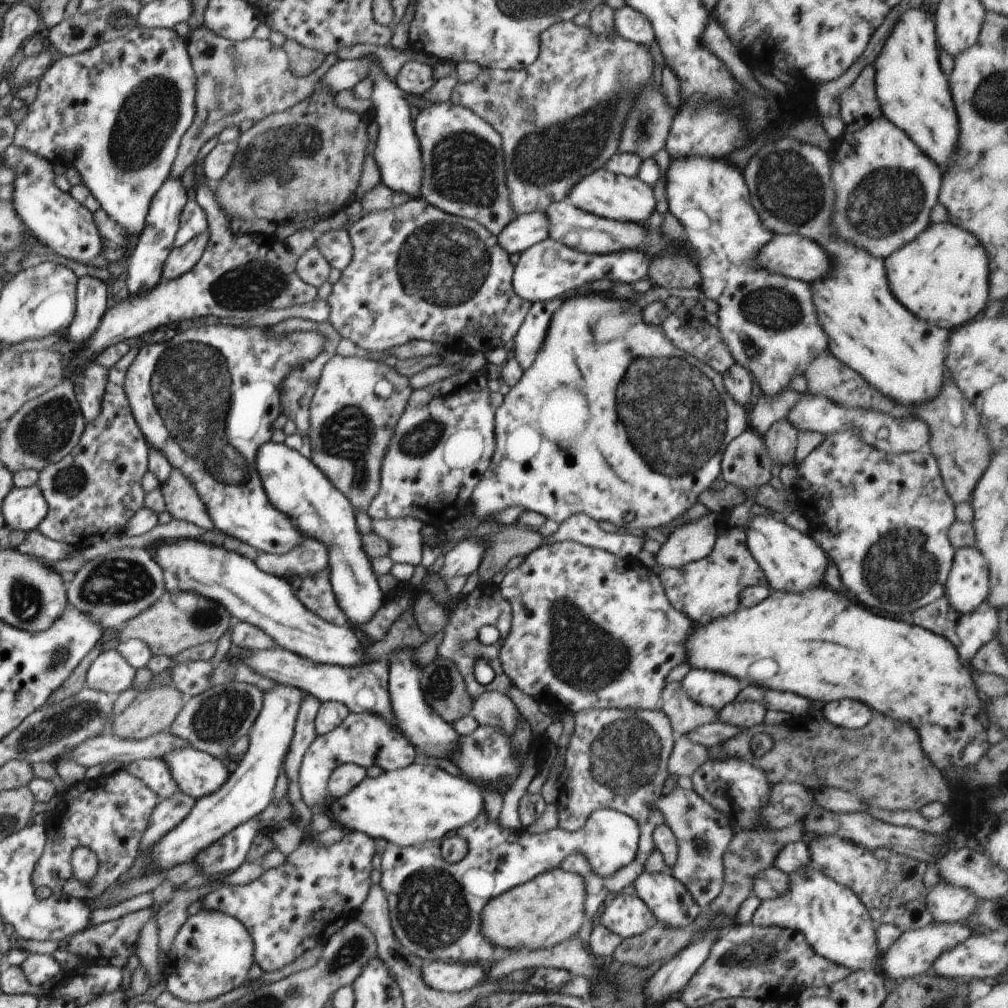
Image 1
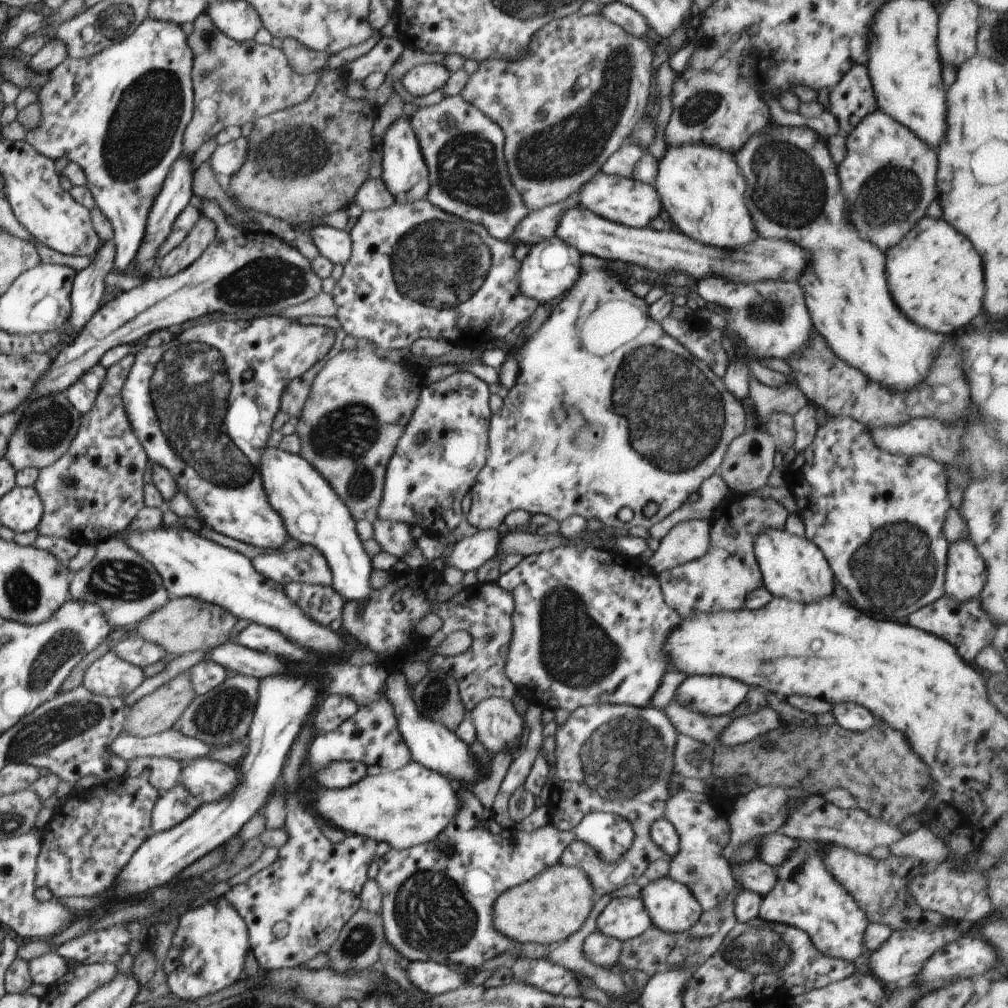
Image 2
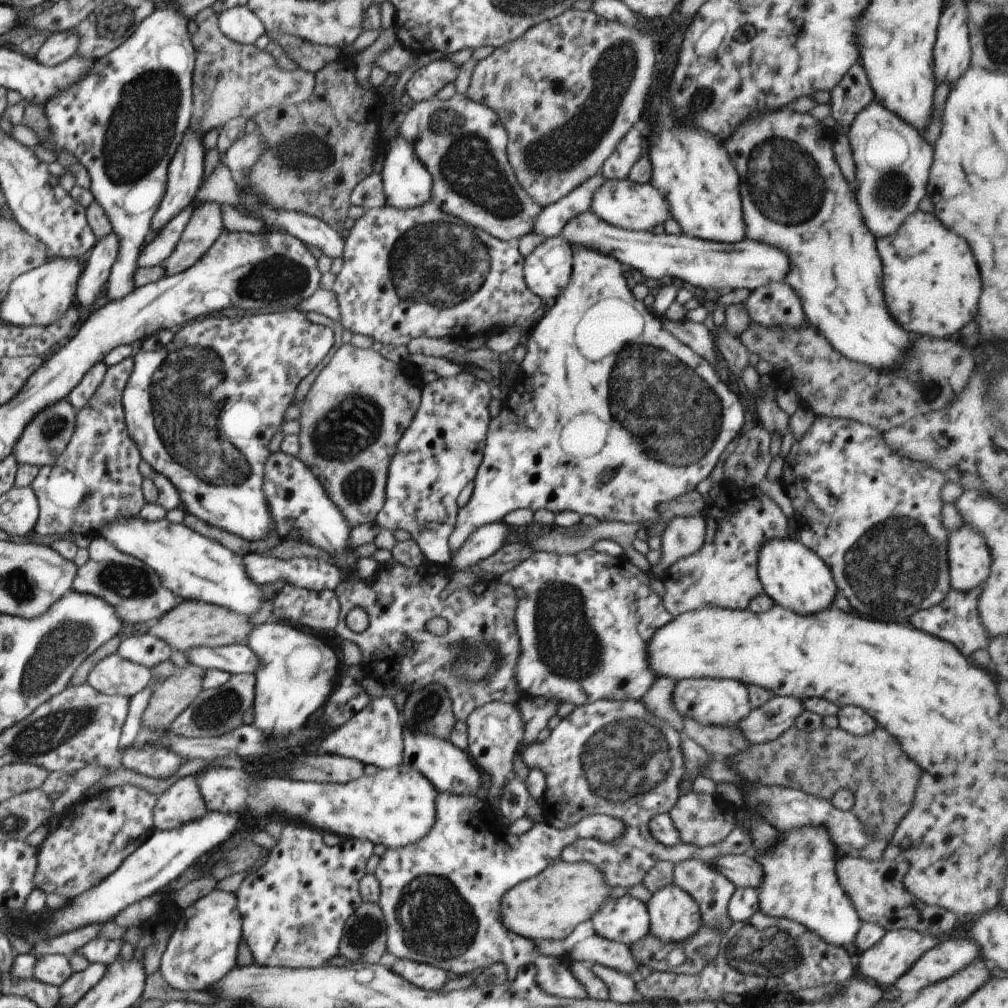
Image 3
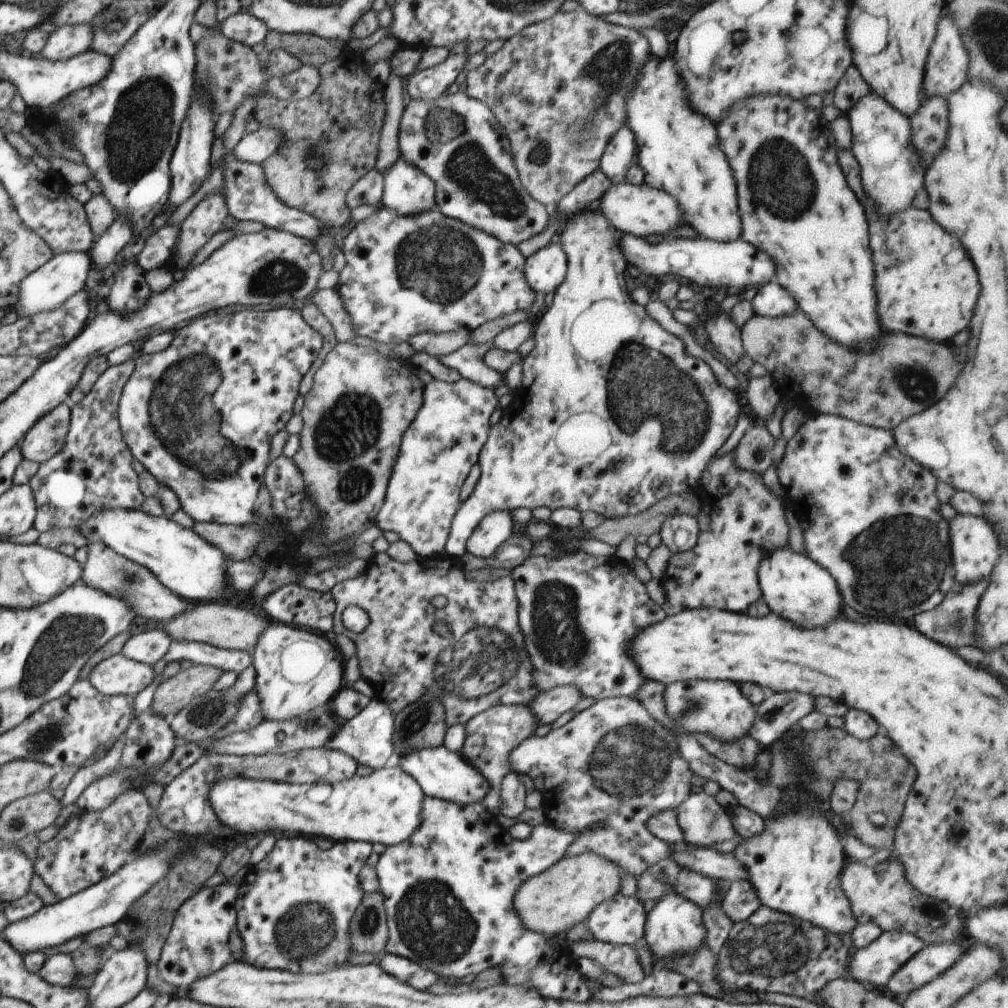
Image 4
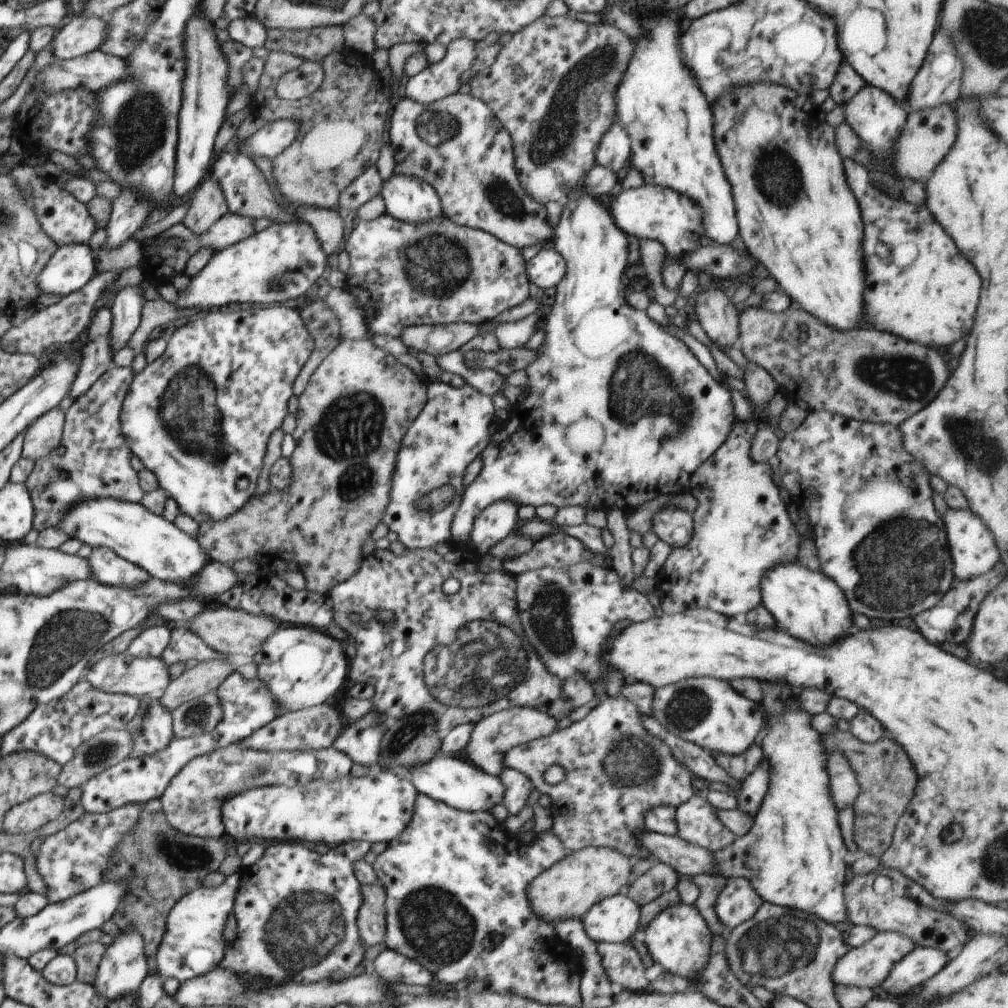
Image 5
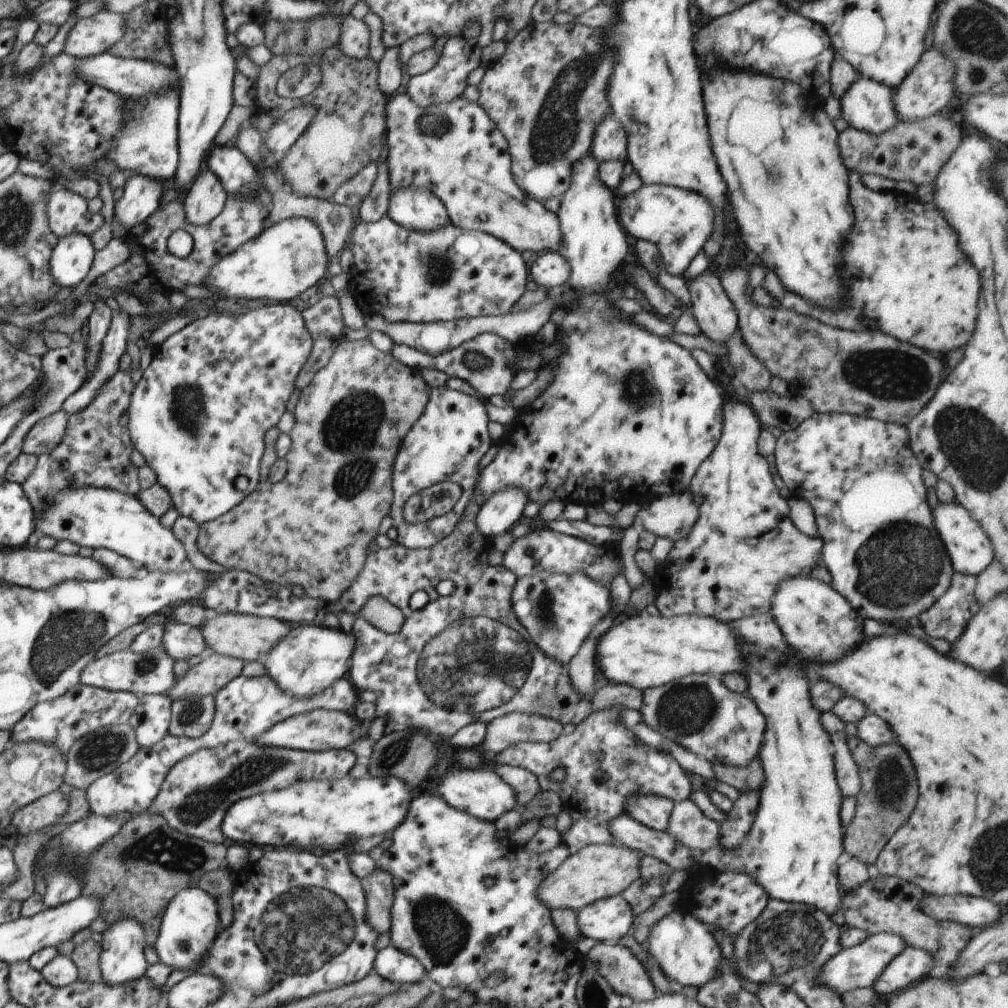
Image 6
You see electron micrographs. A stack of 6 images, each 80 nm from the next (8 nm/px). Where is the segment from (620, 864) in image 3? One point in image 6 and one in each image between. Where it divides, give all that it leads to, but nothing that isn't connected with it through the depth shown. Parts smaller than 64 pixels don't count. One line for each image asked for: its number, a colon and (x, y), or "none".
4: (606, 772)
5: (615, 771)
6: (604, 763)

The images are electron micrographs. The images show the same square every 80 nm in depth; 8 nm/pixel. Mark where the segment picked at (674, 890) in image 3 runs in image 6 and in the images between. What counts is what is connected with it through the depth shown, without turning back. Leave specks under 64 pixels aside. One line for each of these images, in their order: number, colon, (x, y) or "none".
4: (675, 924)
5: (678, 938)
6: (684, 948)

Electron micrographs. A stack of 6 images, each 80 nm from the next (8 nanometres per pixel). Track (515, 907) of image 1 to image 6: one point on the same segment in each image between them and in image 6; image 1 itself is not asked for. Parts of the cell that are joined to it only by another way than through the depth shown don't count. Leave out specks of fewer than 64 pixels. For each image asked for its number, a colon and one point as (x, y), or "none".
2: (553, 905)
3: (551, 904)
4: (551, 902)
5: (582, 878)
6: (600, 870)

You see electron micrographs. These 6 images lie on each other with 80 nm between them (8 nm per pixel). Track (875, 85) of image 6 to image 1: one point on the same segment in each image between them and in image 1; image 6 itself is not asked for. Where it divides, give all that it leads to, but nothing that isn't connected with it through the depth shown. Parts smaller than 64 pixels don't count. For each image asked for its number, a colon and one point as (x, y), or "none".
1: (886, 185)
2: (888, 174)
3: (892, 162)
4: (891, 174)
5: (877, 117)

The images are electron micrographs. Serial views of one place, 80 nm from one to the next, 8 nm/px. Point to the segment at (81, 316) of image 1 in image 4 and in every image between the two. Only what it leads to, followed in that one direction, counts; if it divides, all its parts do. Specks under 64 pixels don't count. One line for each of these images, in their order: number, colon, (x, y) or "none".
2: (87, 292)
3: (96, 271)
4: (117, 235)

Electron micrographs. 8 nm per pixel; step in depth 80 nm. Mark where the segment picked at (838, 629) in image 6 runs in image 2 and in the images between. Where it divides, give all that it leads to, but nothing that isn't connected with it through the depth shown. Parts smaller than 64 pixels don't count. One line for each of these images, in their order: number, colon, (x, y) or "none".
2: (792, 567)
3: (792, 575)
4: (800, 590)
5: (810, 606)

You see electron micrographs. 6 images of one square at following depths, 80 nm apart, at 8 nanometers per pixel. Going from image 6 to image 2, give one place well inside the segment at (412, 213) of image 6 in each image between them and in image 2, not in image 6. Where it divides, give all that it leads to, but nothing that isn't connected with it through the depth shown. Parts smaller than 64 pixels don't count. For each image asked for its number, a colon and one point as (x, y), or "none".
2: (404, 172)
3: (407, 184)
4: (407, 190)
5: (409, 200)

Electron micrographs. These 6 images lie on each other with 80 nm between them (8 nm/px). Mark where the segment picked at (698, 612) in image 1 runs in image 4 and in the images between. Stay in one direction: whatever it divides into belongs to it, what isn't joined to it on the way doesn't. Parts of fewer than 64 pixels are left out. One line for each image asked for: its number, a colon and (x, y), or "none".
2: (720, 580)
3: (723, 573)
4: (741, 521)

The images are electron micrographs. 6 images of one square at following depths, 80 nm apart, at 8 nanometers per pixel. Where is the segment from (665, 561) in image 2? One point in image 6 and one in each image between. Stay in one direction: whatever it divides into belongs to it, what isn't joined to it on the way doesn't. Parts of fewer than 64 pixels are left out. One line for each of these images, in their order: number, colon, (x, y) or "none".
3: (684, 535)
4: (679, 532)
5: (674, 525)
6: (673, 516)

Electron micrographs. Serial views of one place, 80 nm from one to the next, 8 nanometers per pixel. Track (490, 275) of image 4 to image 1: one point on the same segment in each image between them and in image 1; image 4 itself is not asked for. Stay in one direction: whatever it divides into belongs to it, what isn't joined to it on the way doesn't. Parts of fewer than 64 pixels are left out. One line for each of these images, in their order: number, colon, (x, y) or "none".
1: (417, 273)
2: (415, 271)
3: (419, 272)

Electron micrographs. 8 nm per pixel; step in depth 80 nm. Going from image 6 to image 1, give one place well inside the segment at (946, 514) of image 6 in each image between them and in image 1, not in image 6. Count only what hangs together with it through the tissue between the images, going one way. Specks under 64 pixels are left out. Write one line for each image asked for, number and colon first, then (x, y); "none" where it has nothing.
1: (968, 584)
2: (966, 574)
3: (969, 558)
4: (974, 549)
5: (973, 551)

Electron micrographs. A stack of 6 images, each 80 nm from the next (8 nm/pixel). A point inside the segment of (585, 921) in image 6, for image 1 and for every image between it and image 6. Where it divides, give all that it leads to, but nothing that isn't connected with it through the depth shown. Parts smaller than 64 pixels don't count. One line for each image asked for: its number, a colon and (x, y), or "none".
1: (628, 916)
2: (624, 918)
3: (625, 920)
4: (621, 920)
5: (615, 919)

